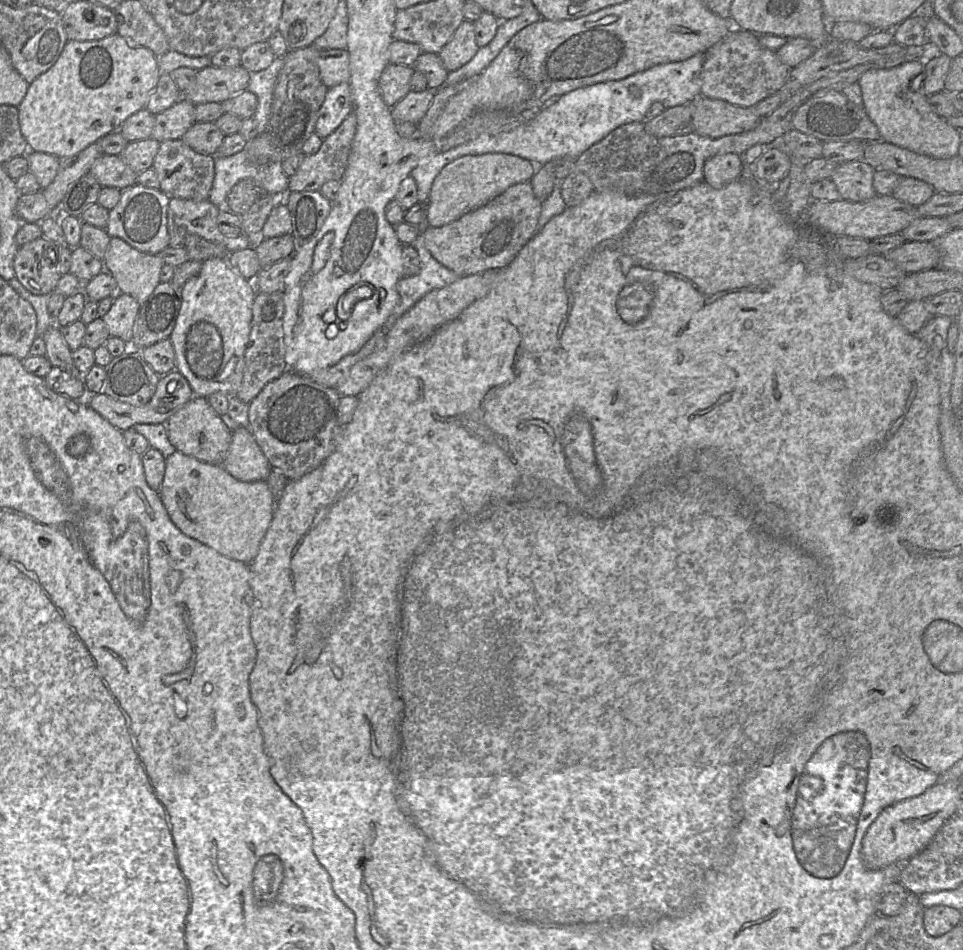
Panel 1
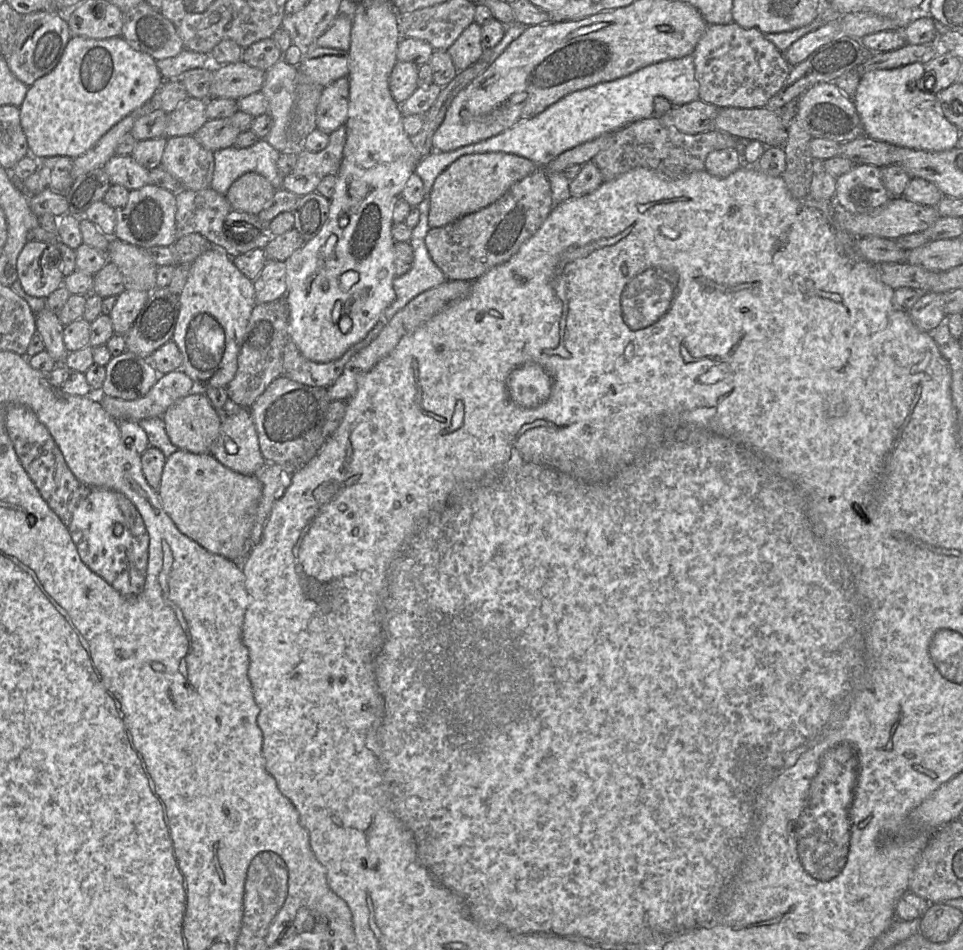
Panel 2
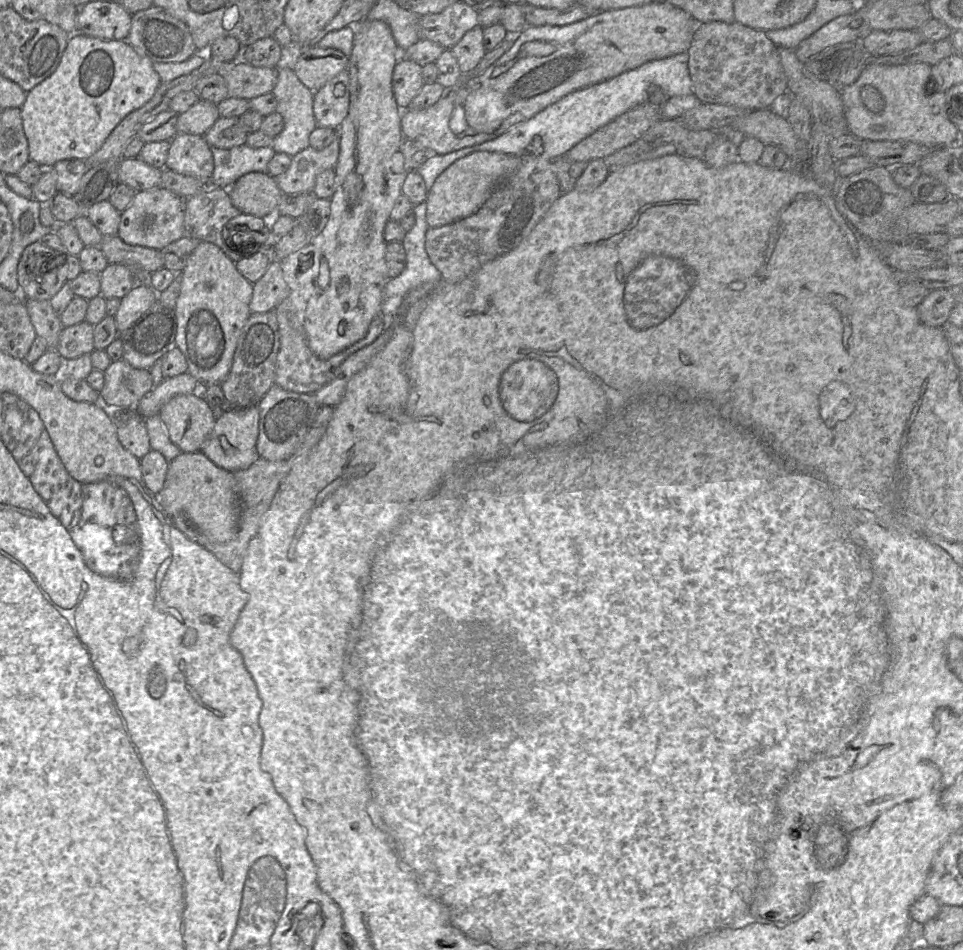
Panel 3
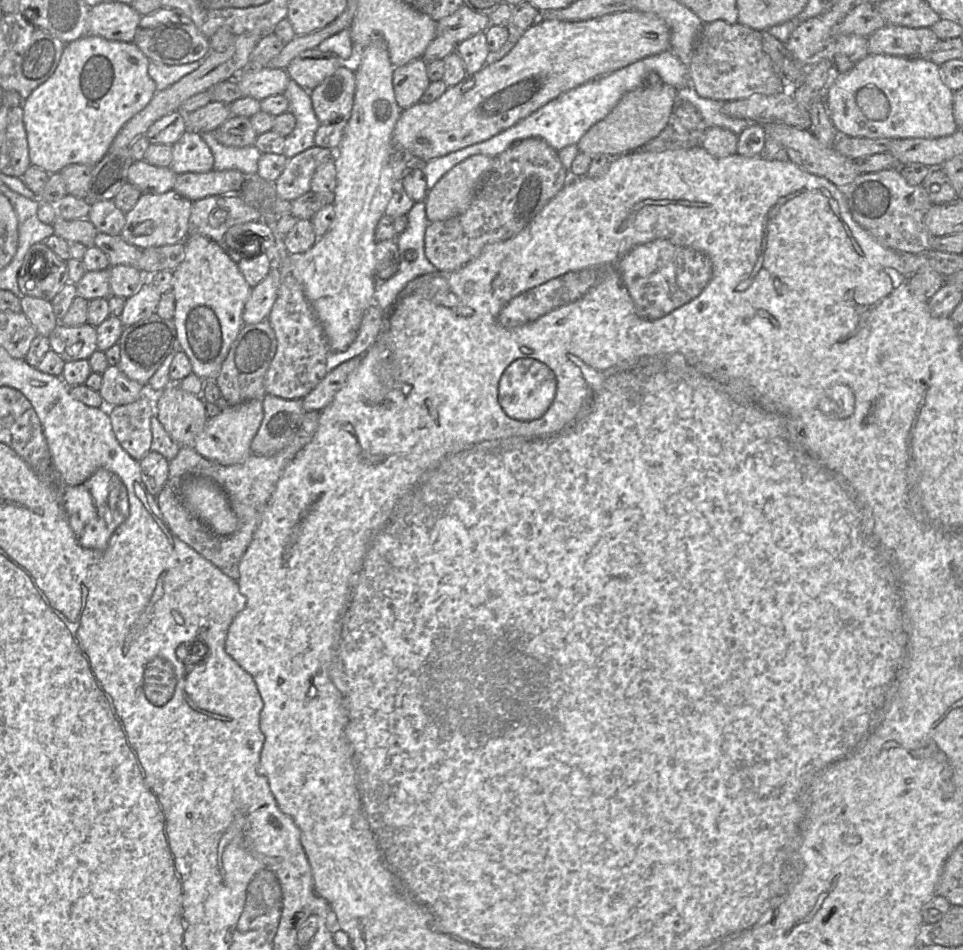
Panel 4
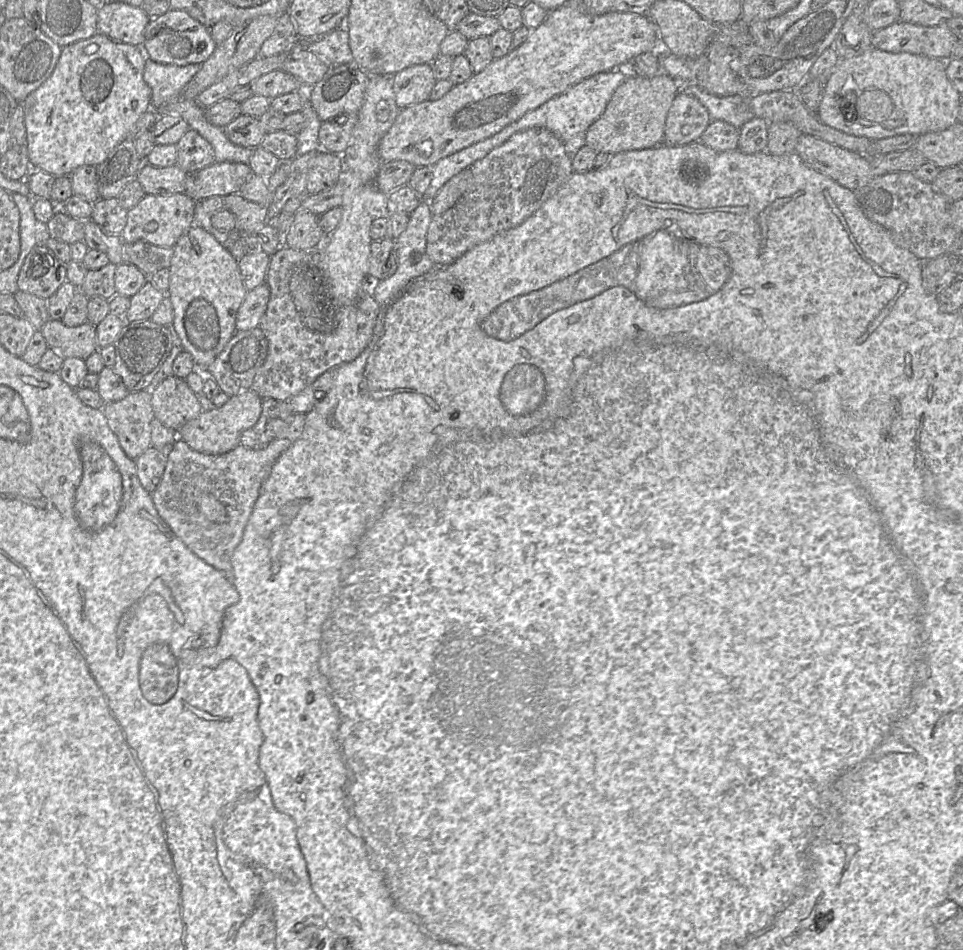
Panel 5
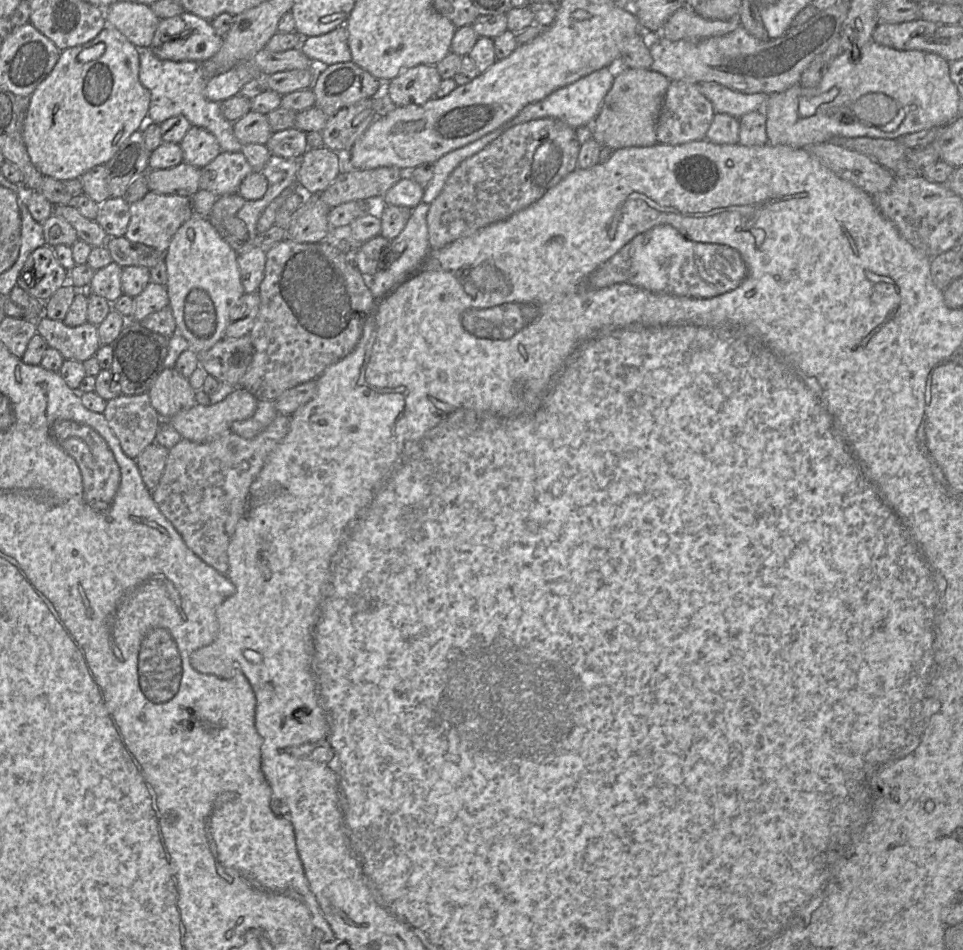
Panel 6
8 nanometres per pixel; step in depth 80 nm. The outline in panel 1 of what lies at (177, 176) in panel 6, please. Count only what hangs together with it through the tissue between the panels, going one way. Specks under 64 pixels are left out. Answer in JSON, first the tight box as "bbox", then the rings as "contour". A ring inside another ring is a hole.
{"bbox":[91,154,137,189],"contour":[[[102,154],[93,163],[91,173],[102,187],[125,189],[137,183],[137,175],[119,155]]]}

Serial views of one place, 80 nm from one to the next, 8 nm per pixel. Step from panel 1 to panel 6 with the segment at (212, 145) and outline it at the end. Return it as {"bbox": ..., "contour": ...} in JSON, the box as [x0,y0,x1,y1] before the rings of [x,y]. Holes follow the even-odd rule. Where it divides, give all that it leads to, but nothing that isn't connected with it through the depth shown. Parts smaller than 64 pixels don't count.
{"bbox":[233,111,273,144],"contour":[[[254,111],[233,122],[233,129],[241,144],[266,144],[273,134],[267,116]]]}

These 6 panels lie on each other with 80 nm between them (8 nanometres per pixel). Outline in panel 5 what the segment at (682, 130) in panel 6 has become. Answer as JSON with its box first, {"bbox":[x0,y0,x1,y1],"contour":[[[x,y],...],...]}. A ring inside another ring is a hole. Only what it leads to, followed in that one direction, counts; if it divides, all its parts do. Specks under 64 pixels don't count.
{"bbox":[663,90,709,145],"contour":[[[679,90],[667,113],[663,140],[667,145],[698,141],[709,123],[709,113],[699,100]]]}

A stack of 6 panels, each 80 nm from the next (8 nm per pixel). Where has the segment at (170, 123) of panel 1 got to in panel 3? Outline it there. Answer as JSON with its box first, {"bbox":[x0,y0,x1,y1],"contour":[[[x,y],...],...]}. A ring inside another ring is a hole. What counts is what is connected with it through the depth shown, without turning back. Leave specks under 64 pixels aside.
{"bbox":[177,99,219,136],"contour":[[[200,99],[186,112],[178,115],[177,132],[204,136],[219,118],[217,105]]]}

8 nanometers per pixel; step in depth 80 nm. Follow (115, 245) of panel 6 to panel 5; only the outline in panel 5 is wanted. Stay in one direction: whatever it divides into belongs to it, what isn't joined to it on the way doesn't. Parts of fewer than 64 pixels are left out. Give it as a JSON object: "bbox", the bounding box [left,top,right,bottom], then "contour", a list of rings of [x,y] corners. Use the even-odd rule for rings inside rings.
{"bbox":[123,241,173,278],"contour":[[[145,241],[123,243],[123,263],[133,264],[148,278],[163,268],[169,268],[173,247],[160,247]]]}

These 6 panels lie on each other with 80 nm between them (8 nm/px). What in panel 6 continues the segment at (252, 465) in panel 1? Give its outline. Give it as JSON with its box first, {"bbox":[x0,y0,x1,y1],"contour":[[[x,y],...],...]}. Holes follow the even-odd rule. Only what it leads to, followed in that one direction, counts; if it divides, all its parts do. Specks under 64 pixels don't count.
{"bbox":[163,387,258,443],"contour":[[[236,387],[219,403],[207,406],[196,404],[163,421],[167,421],[184,439],[197,443],[209,442],[231,432],[233,422],[251,418],[257,409],[257,404],[258,400],[253,394],[242,387]]]}

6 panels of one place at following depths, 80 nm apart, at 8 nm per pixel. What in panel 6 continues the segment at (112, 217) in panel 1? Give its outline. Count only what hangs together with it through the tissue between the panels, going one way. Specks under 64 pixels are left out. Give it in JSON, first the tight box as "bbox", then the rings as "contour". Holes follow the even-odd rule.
{"bbox":[124,191,194,254],"contour":[[[149,191],[142,199],[130,204],[130,221],[124,237],[164,254],[176,231],[194,215],[191,197]]]}

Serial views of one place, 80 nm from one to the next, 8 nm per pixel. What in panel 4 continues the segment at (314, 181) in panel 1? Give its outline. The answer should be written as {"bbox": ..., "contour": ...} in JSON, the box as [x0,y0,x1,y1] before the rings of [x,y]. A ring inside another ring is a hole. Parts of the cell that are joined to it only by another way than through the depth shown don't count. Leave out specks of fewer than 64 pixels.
{"bbox":[275,146,336,201],"contour":[[[313,146],[288,159],[287,165],[275,181],[277,196],[292,201],[311,192],[310,184],[315,170],[322,163],[335,159],[336,150]]]}

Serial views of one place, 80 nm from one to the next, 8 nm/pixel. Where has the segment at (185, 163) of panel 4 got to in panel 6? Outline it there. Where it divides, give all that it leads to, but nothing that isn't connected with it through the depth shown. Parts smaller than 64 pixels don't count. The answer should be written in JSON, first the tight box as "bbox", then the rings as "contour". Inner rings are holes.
{"bbox":[180,126,221,169],"contour":[[[191,126],[180,142],[183,162],[199,169],[208,165],[221,152],[217,138],[208,130]]]}

